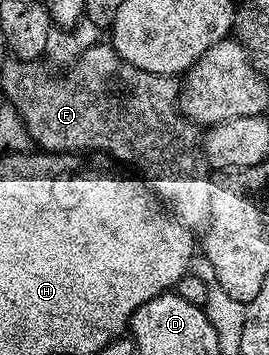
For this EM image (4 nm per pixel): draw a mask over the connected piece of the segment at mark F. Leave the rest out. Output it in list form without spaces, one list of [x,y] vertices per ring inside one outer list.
[[[106,42],[86,48],[63,72],[66,72],[63,76],[30,76],[26,80],[26,101],[20,115],[30,131],[31,141],[43,152],[86,154],[88,150],[96,150],[120,162],[135,164],[139,169],[136,170],[153,182],[155,195],[182,224],[191,230],[205,229],[211,218],[212,170],[205,149],[200,145],[202,132],[199,125],[181,112],[179,81],[175,77],[142,71],[124,62],[118,51]]]

